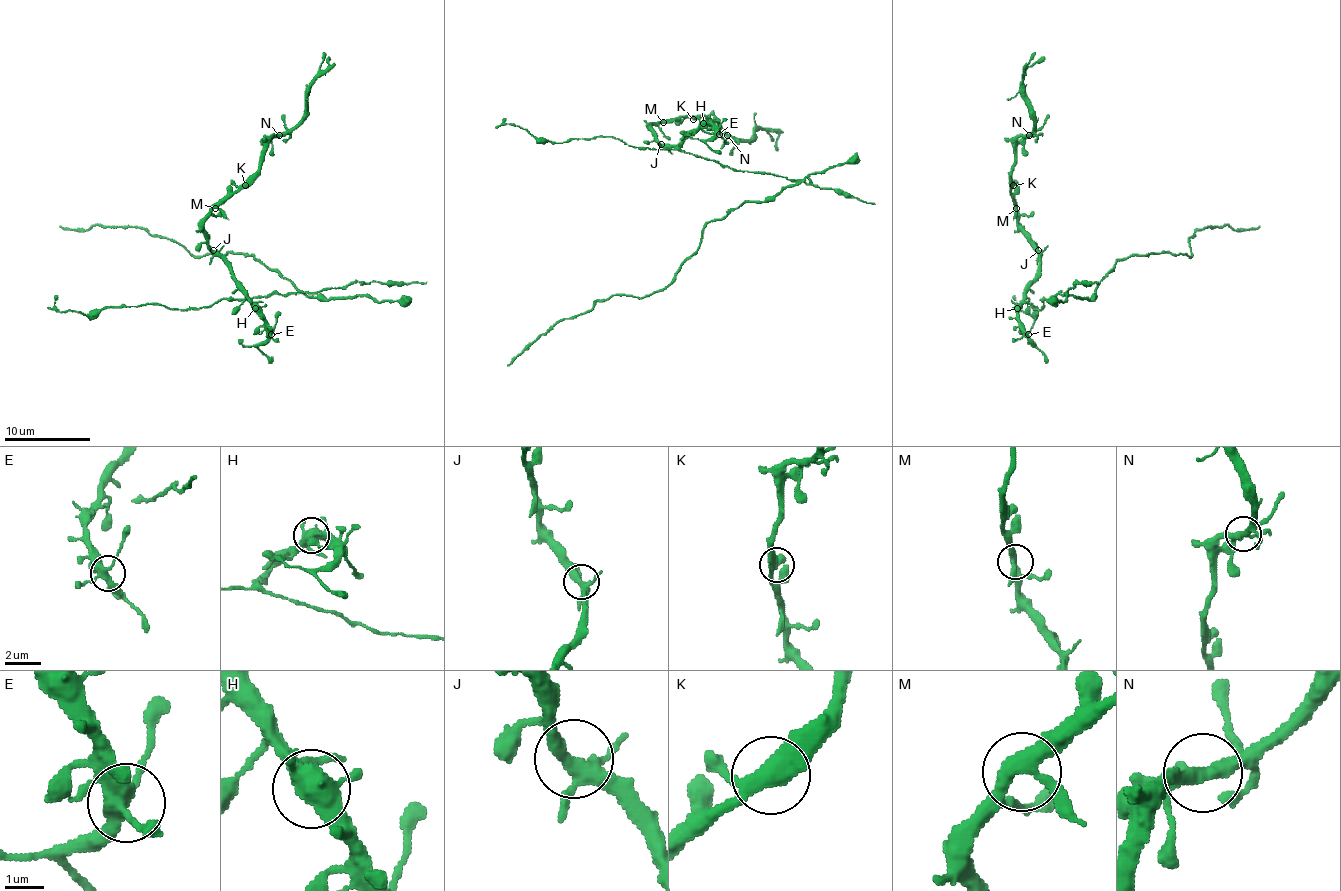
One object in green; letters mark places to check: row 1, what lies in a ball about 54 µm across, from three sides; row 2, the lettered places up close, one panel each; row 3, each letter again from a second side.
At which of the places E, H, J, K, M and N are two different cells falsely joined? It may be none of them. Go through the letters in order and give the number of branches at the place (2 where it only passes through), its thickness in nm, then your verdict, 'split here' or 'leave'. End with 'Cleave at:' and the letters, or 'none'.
E: branches 5; calibre 360 nm; leave
H: branches 5; calibre 440 nm; leave
J: branches 4; calibre 360 nm; leave
K: branches 3; calibre 340 nm; leave
M: branches 4; calibre 320 nm; leave
N: branches 4; calibre 280 nm; leave
Cleave at: none

